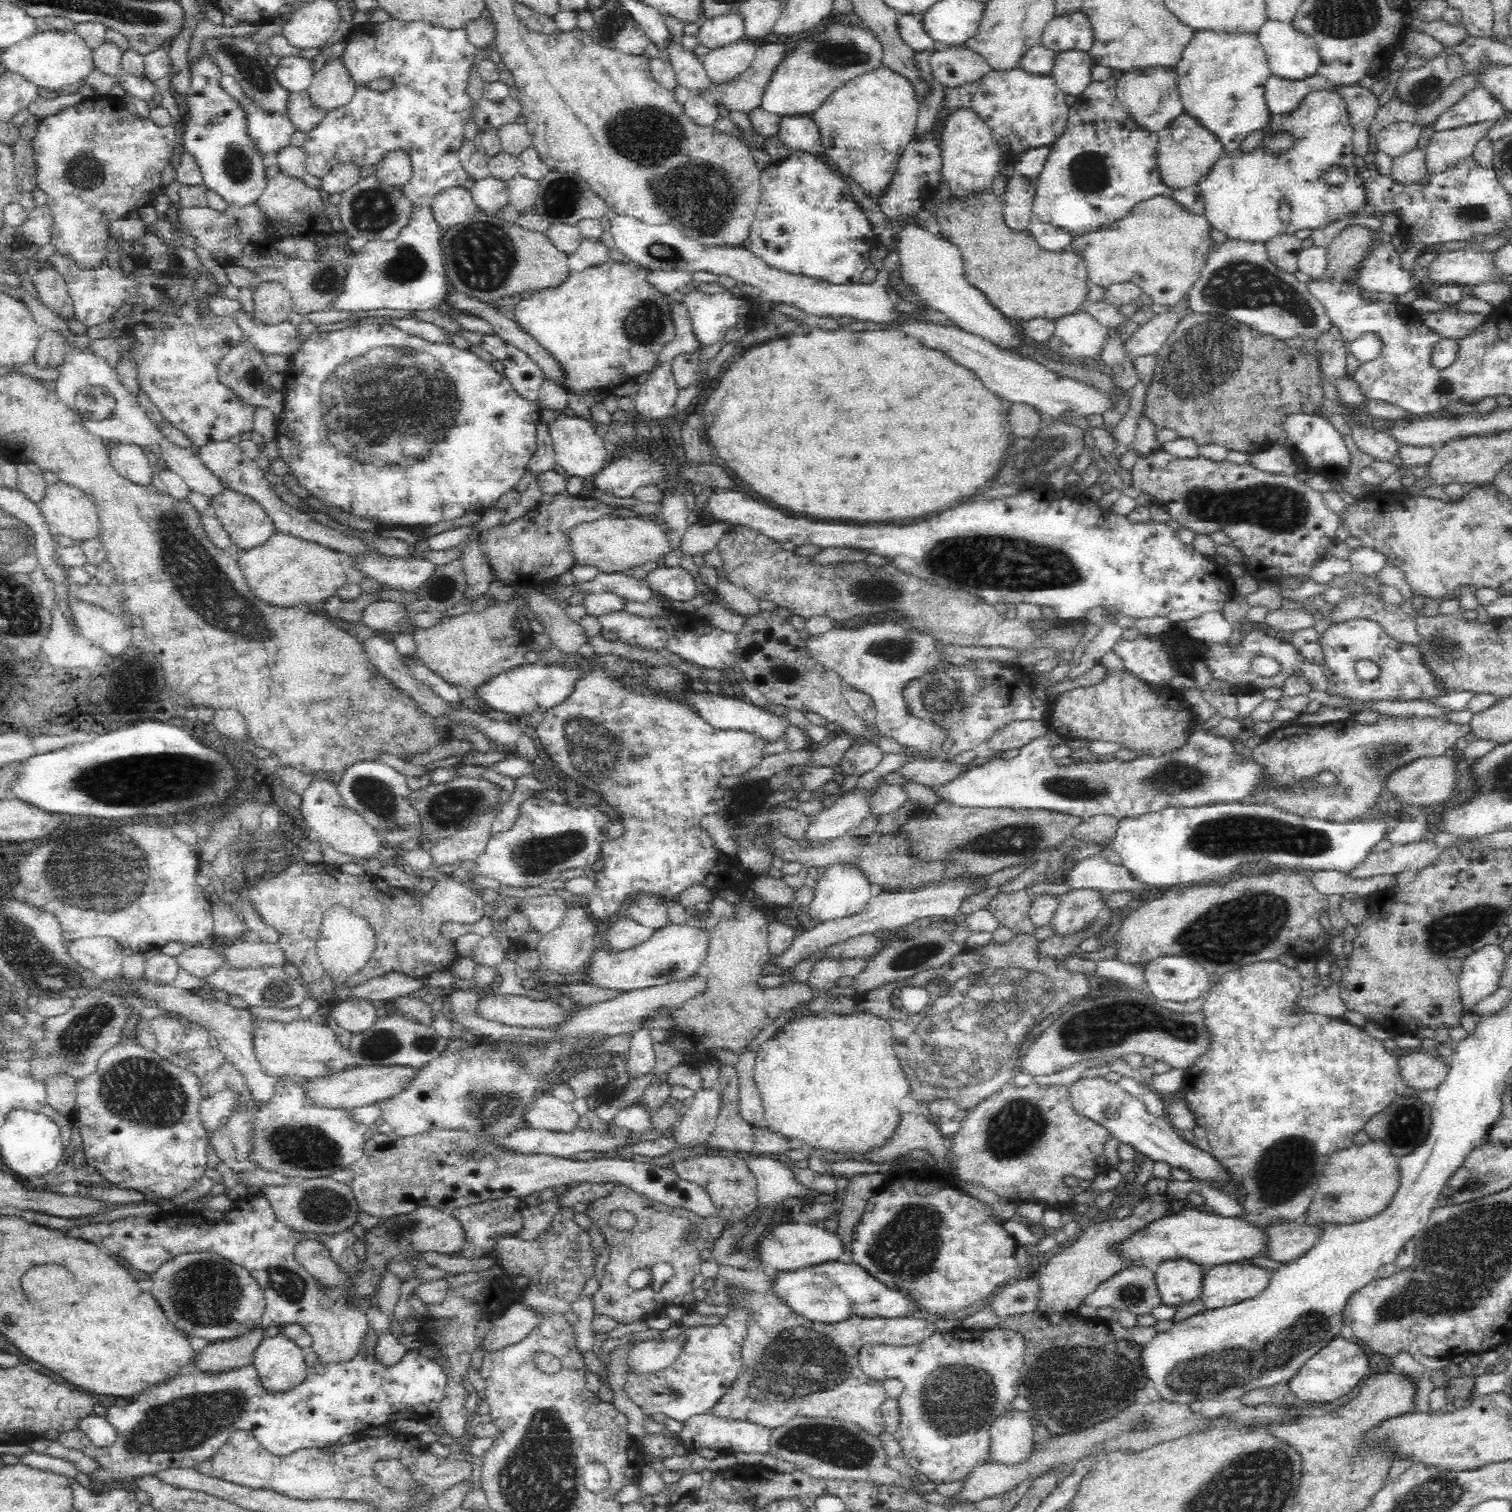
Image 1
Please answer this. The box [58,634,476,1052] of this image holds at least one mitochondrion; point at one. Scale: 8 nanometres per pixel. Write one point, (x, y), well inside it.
(163, 780)

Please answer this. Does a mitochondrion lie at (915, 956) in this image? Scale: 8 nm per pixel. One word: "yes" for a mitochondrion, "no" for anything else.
yes

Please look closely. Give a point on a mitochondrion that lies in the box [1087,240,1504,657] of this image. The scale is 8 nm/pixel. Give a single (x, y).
(1202, 357)

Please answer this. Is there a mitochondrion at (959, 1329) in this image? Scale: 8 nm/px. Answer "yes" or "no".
no

